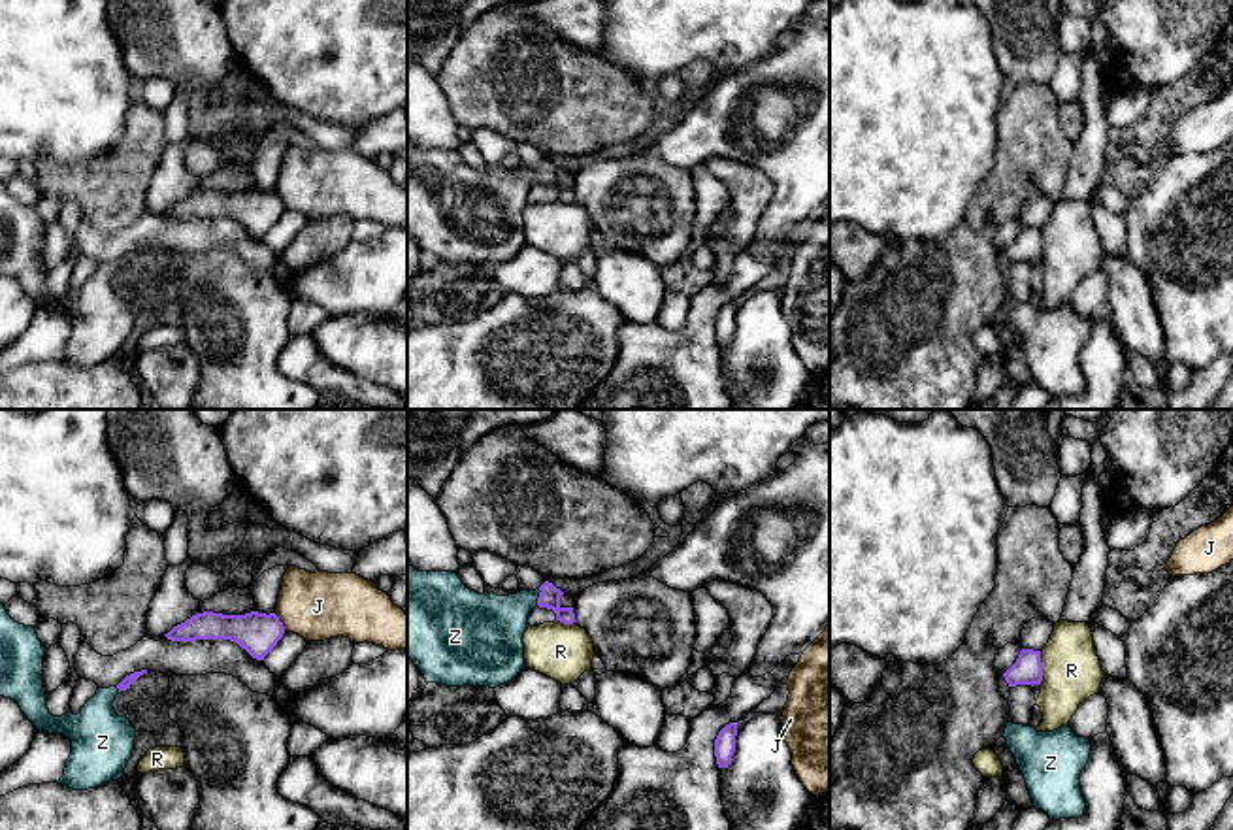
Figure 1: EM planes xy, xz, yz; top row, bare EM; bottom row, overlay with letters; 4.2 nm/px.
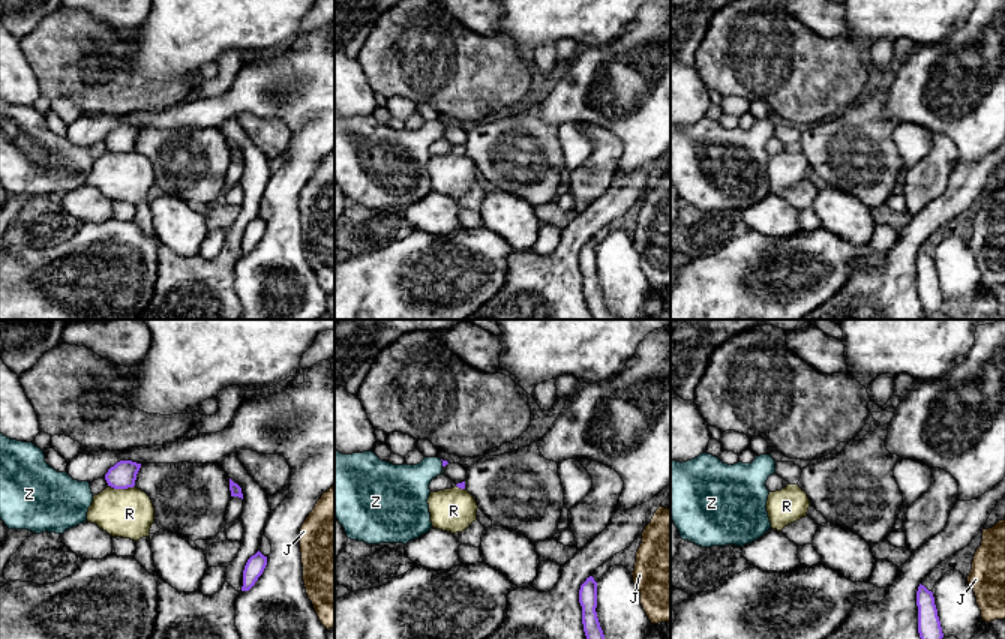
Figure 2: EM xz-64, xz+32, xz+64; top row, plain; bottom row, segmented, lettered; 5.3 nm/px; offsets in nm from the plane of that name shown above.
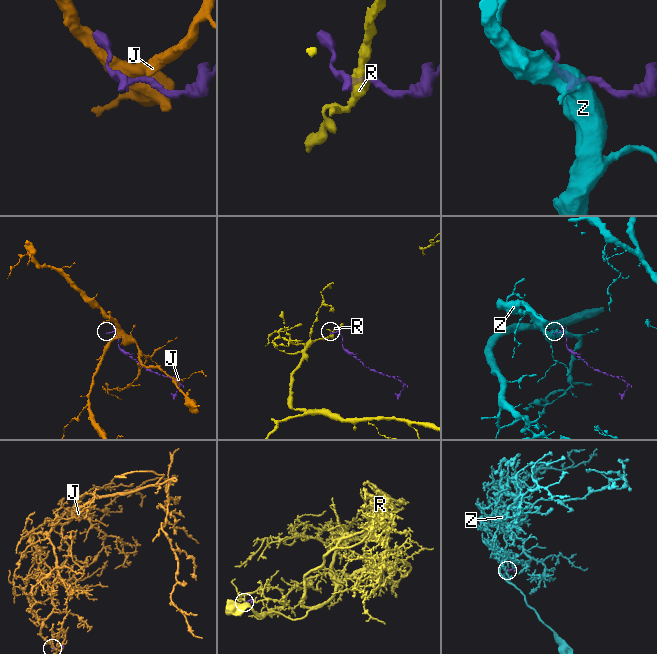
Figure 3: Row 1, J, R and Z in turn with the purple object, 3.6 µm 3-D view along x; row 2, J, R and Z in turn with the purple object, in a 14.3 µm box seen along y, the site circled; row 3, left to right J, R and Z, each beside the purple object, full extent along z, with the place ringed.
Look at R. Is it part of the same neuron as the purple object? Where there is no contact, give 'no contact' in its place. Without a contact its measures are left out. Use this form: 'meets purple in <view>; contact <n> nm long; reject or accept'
meets purple in yz; contact 140 nm long; reject

